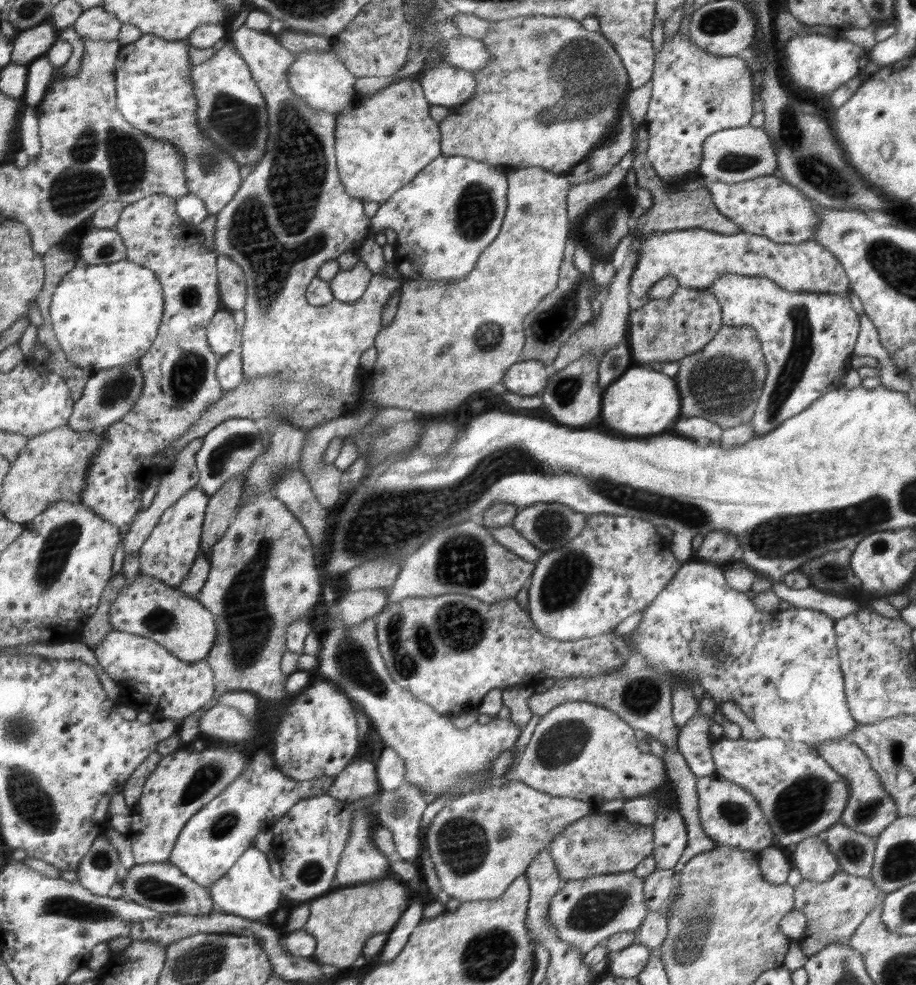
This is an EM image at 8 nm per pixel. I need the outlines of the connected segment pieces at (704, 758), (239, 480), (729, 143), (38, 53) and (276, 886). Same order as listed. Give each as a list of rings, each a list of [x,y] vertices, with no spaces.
[[[699,709],[679,729],[678,749],[698,778],[716,771],[712,760],[714,742],[710,734],[710,726],[714,723],[713,718],[706,717]]]
[[[247,472],[230,479],[220,491],[210,495],[208,510],[205,512],[204,534],[201,536],[200,553],[210,552],[230,526],[239,503]]]
[[[744,125],[740,128],[730,128],[716,132],[706,138],[702,146],[702,164],[698,175],[707,179],[720,180],[722,183],[736,184],[752,180],[759,176],[778,173],[778,159],[772,147],[770,137],[761,128]]]
[[[50,21],[17,32],[13,41],[11,60],[14,64],[28,66],[32,61],[42,57],[53,45],[56,31]]]
[[[250,848],[238,864],[234,863],[234,868],[222,876],[222,880],[212,884],[208,889],[213,897],[213,910],[223,913],[232,913],[252,921],[267,921],[267,918],[279,918],[280,900],[284,896],[284,884],[281,879],[276,879],[272,874],[270,864],[264,856],[264,852]]]

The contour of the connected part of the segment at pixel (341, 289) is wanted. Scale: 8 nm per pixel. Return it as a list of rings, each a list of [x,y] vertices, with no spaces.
[[[360,261],[354,268],[336,275],[329,284],[332,286],[333,297],[340,302],[354,302],[367,289],[372,272]]]

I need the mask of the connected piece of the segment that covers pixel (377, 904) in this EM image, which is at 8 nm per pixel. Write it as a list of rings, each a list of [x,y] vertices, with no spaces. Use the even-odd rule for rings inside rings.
[[[392,877],[331,891],[311,900],[308,905],[310,916],[302,929],[317,940],[317,950],[311,958],[320,965],[333,964],[344,968],[350,967],[359,957],[358,944],[364,946],[368,938],[391,932],[396,922],[401,919],[401,914],[407,909],[408,894],[406,886],[398,884]]]

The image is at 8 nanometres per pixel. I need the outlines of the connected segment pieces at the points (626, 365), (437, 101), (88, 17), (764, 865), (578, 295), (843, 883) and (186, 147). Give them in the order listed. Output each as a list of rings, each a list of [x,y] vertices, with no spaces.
[[[628,340],[604,353],[599,360],[600,378],[598,378],[598,388],[604,390],[608,388],[621,374],[630,368],[630,362],[634,362],[631,356]]]
[[[444,61],[424,68],[419,75],[426,100],[432,106],[454,107],[474,94],[476,81],[473,71],[467,71]]]
[[[102,6],[89,8],[82,14],[79,27],[84,34],[84,40],[117,40],[118,28],[121,22],[115,17],[115,14],[105,11]]]
[[[770,846],[760,852],[759,869],[764,881],[780,885],[787,883],[788,873],[793,864],[783,848]]]
[[[574,260],[561,265],[560,282],[557,287],[538,303],[538,312],[526,320],[526,352],[522,352],[523,360],[540,360],[552,363],[560,354],[564,344],[593,317],[593,308],[589,303],[601,297],[602,290],[597,288],[593,277],[585,278],[574,267]]]
[[[841,867],[833,873],[830,879],[822,883],[814,883],[806,879],[802,880],[800,885],[794,888],[793,908],[804,914],[807,920],[804,935],[800,938],[801,949],[805,956],[809,959],[829,944],[847,944],[854,931],[862,924],[866,916],[873,911],[873,908],[875,908],[877,897],[880,893],[878,888],[873,887],[870,878],[851,876],[851,874],[844,872]]]
[[[143,34],[138,40],[121,45],[115,70],[118,108],[134,128],[142,130],[146,136],[172,143],[172,148],[184,156],[186,188],[202,200],[208,215],[216,215],[229,205],[241,188],[240,165],[218,144],[212,143],[198,125],[192,66],[186,40],[166,40],[155,34]]]

